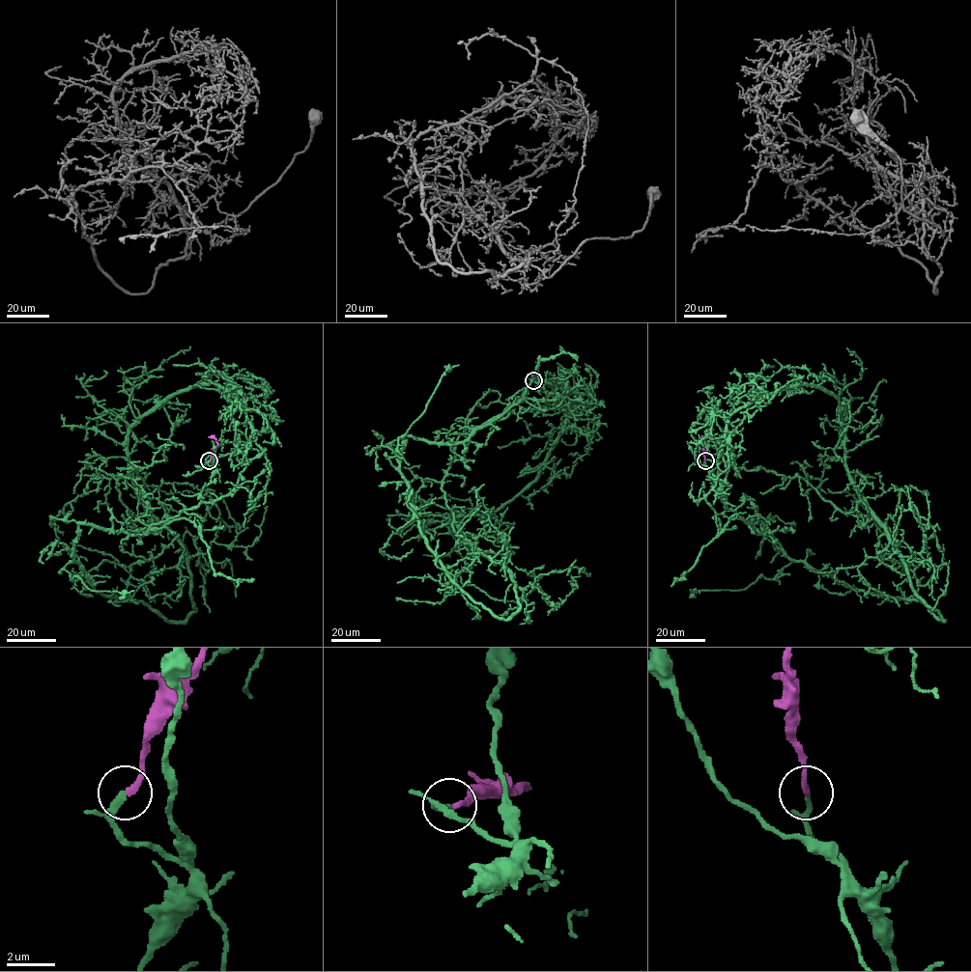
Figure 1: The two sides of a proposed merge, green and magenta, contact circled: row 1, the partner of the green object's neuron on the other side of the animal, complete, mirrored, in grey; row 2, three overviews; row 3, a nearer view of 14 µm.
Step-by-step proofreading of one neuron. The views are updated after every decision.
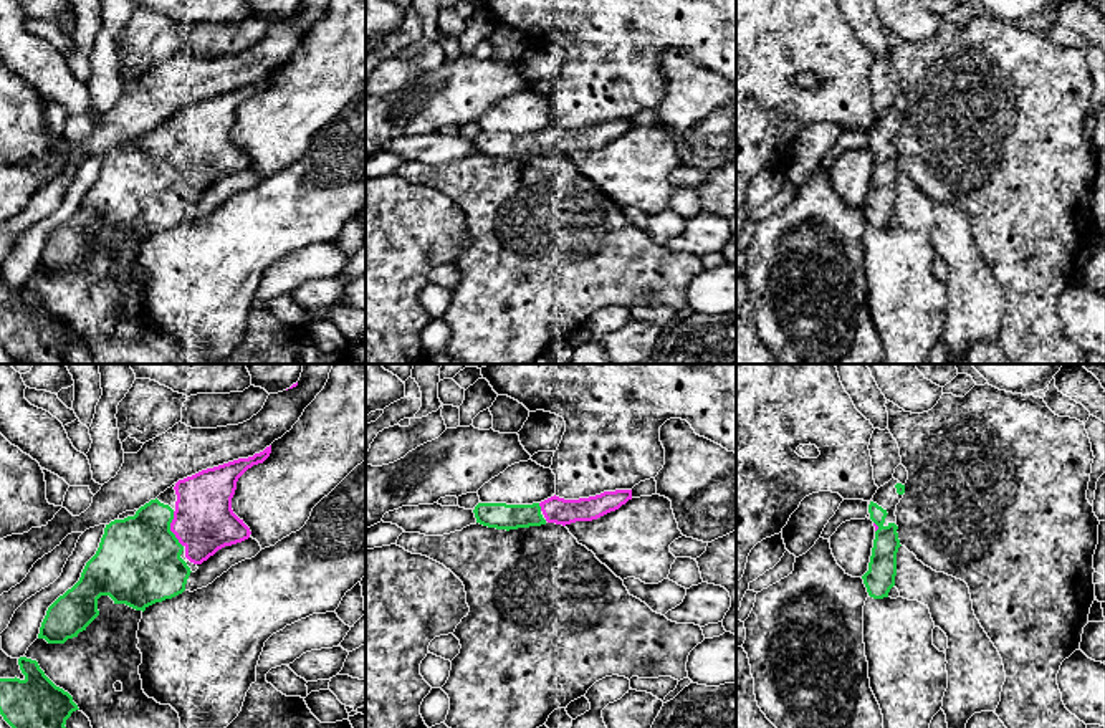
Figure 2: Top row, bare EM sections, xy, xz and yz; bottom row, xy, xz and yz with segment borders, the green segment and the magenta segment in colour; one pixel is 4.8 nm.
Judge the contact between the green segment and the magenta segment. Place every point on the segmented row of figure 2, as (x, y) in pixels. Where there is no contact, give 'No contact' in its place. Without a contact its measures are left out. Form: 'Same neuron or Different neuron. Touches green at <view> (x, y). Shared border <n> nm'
Same neuron. Touches green at xy (169, 530). Shared border 180 nm

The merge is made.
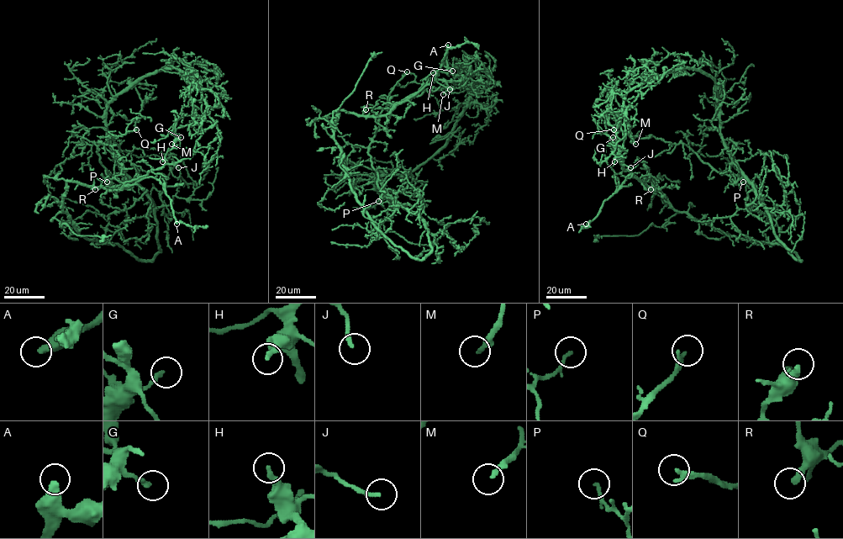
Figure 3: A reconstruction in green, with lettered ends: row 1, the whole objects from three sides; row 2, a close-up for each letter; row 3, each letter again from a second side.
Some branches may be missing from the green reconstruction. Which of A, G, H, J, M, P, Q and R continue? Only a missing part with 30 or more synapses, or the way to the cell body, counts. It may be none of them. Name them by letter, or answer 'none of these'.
A, J, M, Q

